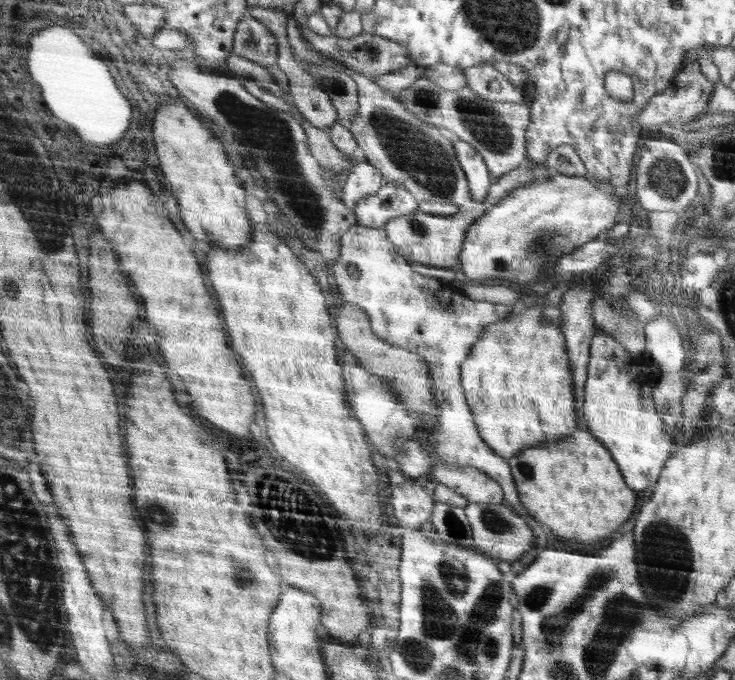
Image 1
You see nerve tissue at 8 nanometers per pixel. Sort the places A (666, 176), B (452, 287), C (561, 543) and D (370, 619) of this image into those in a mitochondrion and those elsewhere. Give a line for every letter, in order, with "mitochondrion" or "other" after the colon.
A: mitochondrion
B: other
C: other
D: other

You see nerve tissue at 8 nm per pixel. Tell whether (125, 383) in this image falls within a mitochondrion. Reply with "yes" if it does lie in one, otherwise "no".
no

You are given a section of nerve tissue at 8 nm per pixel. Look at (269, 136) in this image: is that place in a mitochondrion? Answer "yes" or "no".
yes

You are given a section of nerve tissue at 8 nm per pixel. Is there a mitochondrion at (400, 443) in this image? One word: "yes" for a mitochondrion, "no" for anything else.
yes

